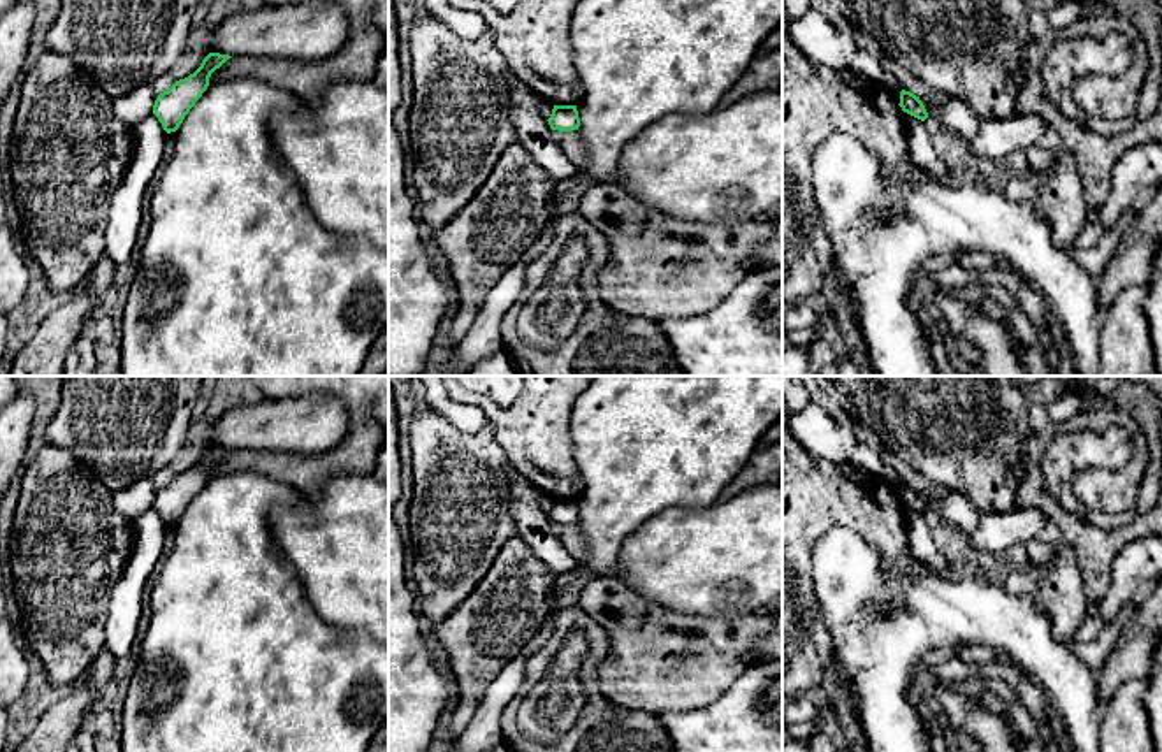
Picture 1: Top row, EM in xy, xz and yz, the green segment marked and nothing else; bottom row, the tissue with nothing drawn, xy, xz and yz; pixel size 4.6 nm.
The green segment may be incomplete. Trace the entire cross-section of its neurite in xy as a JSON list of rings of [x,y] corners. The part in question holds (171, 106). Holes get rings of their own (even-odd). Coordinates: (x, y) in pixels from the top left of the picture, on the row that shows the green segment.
[[[209,53],[193,74],[176,81],[167,91],[156,97],[153,114],[158,118],[167,134],[179,128],[185,116],[207,90],[211,74],[229,58],[232,56]]]

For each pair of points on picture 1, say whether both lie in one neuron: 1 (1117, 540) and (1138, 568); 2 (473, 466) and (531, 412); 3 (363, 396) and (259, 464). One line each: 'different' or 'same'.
1: different
2: different
3: same

